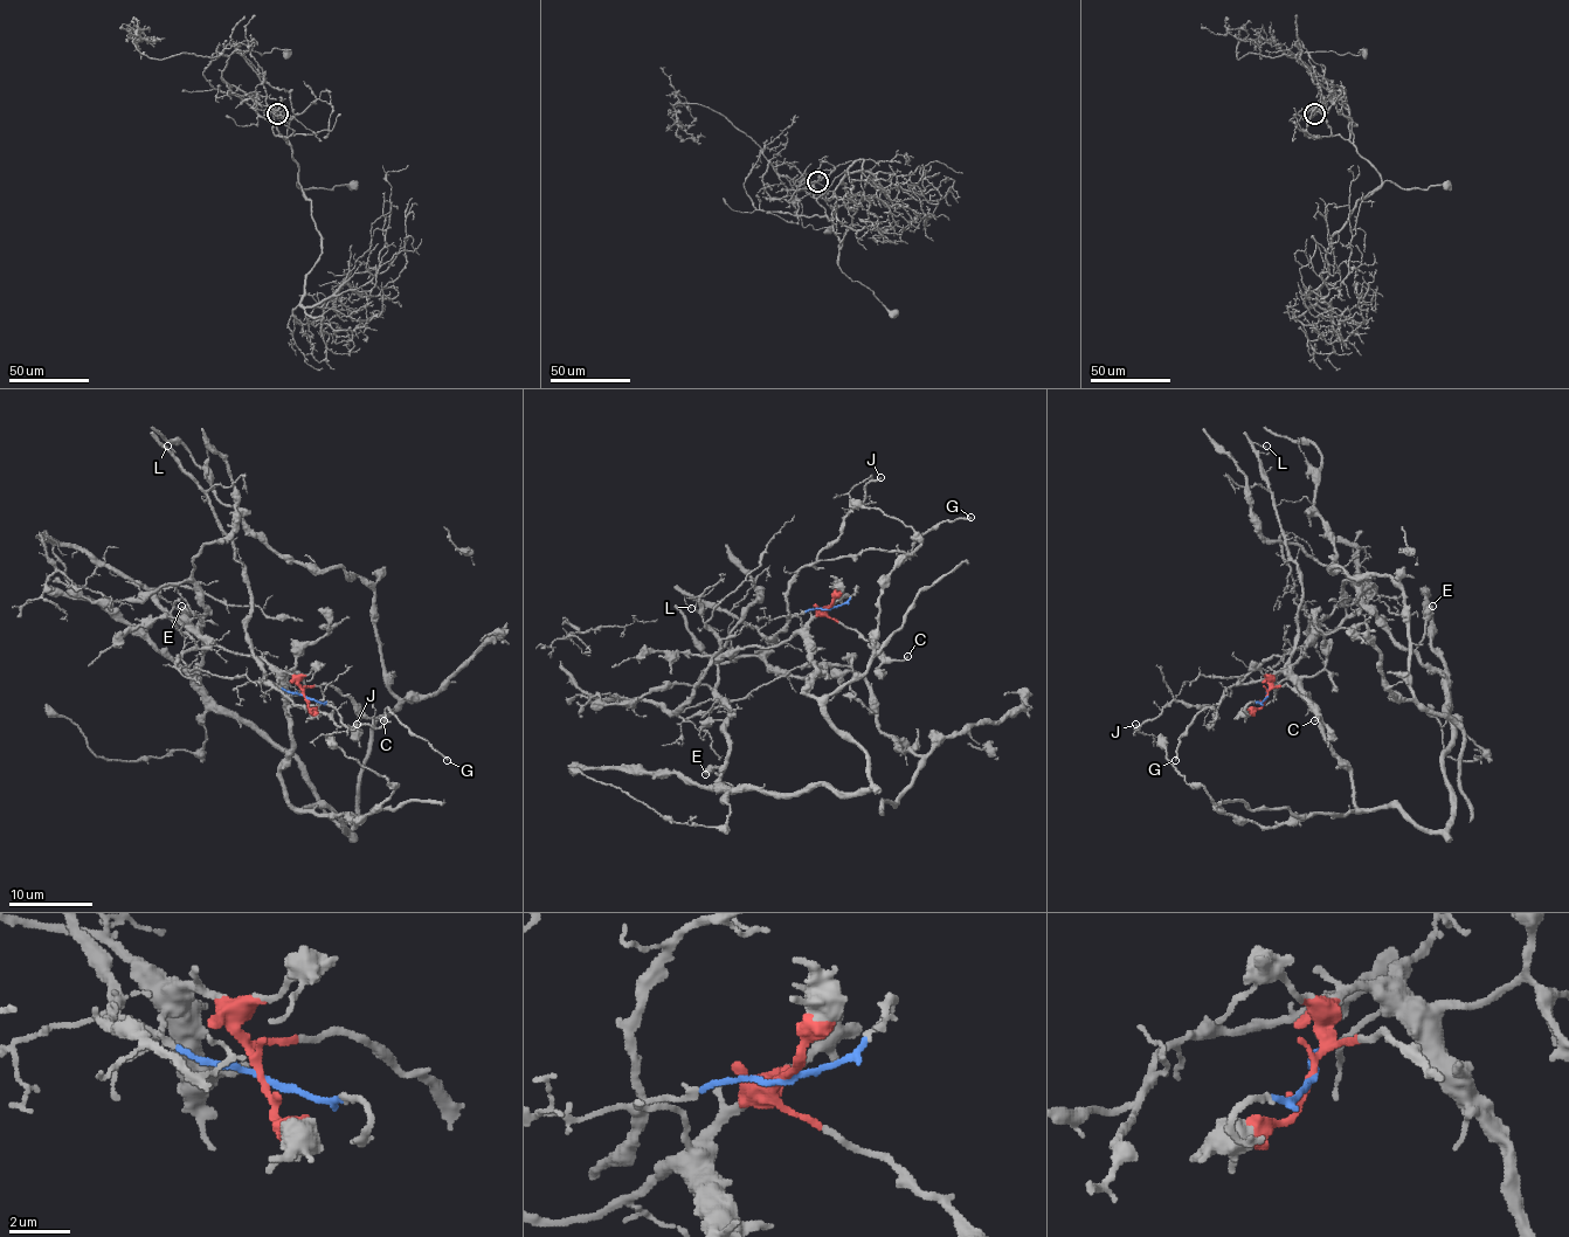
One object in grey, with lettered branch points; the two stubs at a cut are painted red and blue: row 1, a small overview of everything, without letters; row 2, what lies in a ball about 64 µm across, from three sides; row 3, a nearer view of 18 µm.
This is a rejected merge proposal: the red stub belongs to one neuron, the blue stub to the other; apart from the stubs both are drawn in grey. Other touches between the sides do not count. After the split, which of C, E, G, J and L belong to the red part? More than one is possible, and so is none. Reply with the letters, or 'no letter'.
C, E

